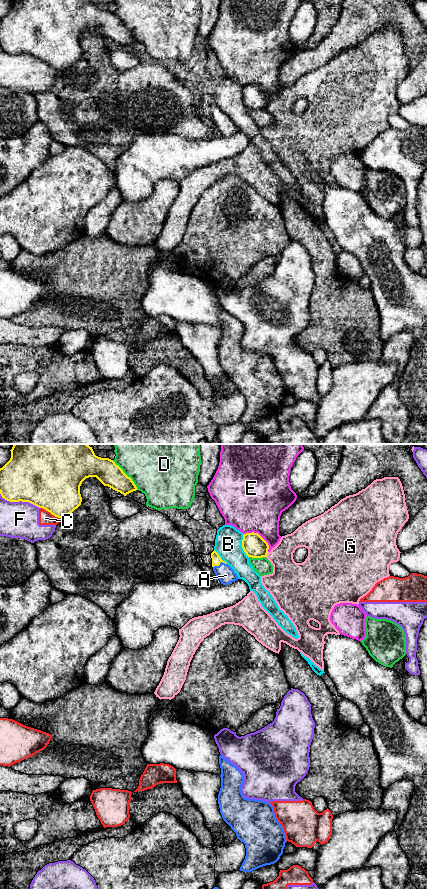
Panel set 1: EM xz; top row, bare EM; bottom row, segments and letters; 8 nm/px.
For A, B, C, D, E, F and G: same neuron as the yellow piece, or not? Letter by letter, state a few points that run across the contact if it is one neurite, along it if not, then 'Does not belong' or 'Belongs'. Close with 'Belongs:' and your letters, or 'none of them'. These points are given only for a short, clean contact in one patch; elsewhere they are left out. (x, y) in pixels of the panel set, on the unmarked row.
A: Line: xz (216, 111), (219, 116), (226, 127). Belongs
B: Does not belong
C: Does not belong
D: Does not belong
E: Does not belong
F: Does not belong
G: Line: xz (268, 104), (265, 108). Does not belong
Belongs: A

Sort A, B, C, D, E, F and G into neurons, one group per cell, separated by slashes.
A / B / C F / D / E / G

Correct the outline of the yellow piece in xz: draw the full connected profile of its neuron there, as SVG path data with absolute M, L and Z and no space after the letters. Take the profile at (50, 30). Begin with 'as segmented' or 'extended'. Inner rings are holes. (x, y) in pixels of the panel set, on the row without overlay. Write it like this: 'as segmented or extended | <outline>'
as segmented | M12 0L10 3L10 12L0 20L2 50L10 54L29 54L58 70L68 68L81 57L80 38L86 30L96 29L104 38L124 48L138 42L132 31L113 12L96 8L92 0Z

